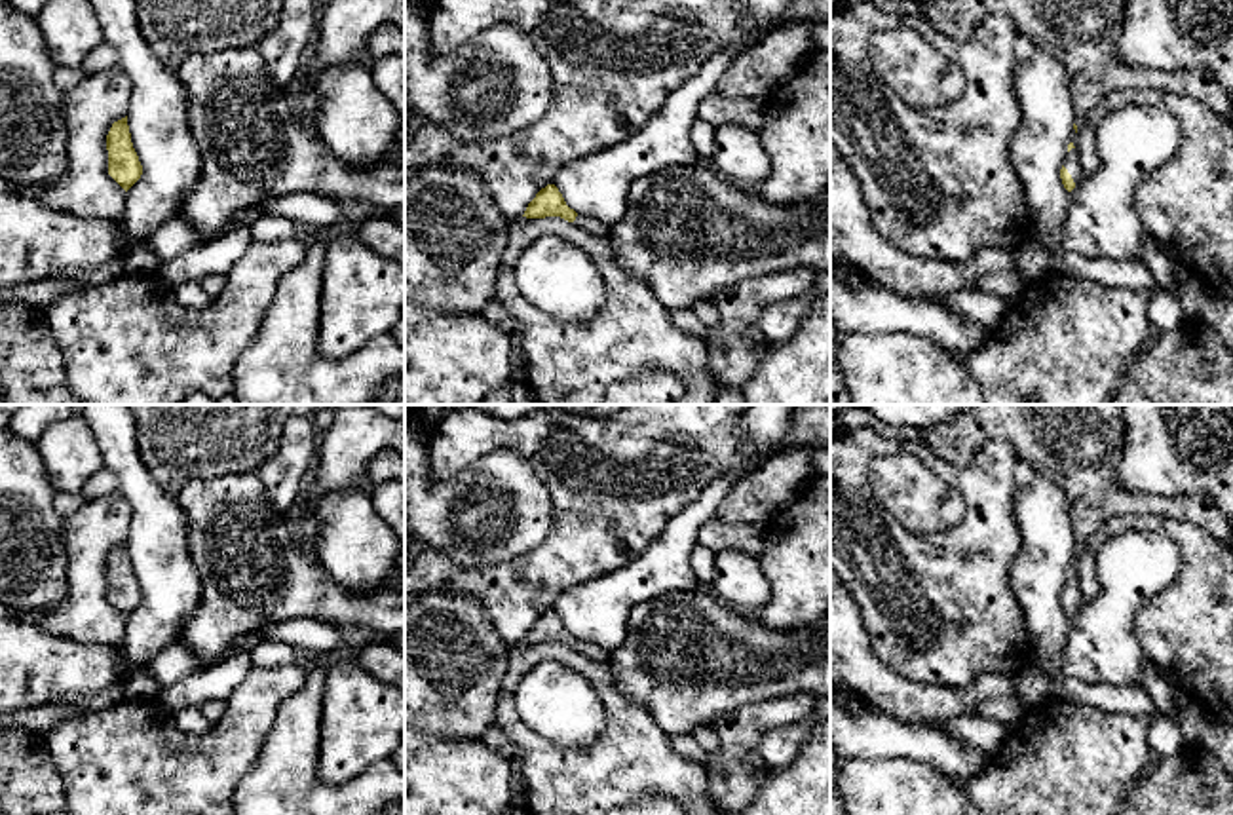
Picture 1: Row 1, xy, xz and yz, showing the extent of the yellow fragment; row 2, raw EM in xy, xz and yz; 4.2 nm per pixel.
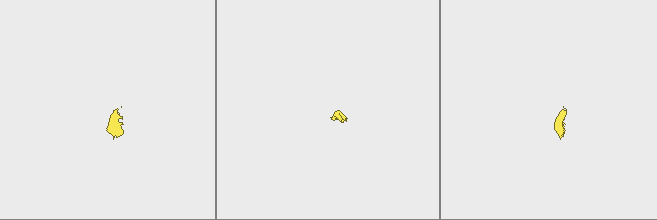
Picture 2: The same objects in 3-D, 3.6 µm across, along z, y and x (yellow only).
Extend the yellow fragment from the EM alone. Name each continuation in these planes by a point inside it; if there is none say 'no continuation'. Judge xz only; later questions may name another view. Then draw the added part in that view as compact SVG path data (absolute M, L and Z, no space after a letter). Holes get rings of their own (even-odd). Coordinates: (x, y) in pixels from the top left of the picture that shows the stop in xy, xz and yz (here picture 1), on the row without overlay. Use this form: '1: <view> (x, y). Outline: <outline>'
1: xz (595, 652). Outline: M578 640L574 646L576 652L589 657L595 663L608 663L610 652L598 644L591 644L587 640Z

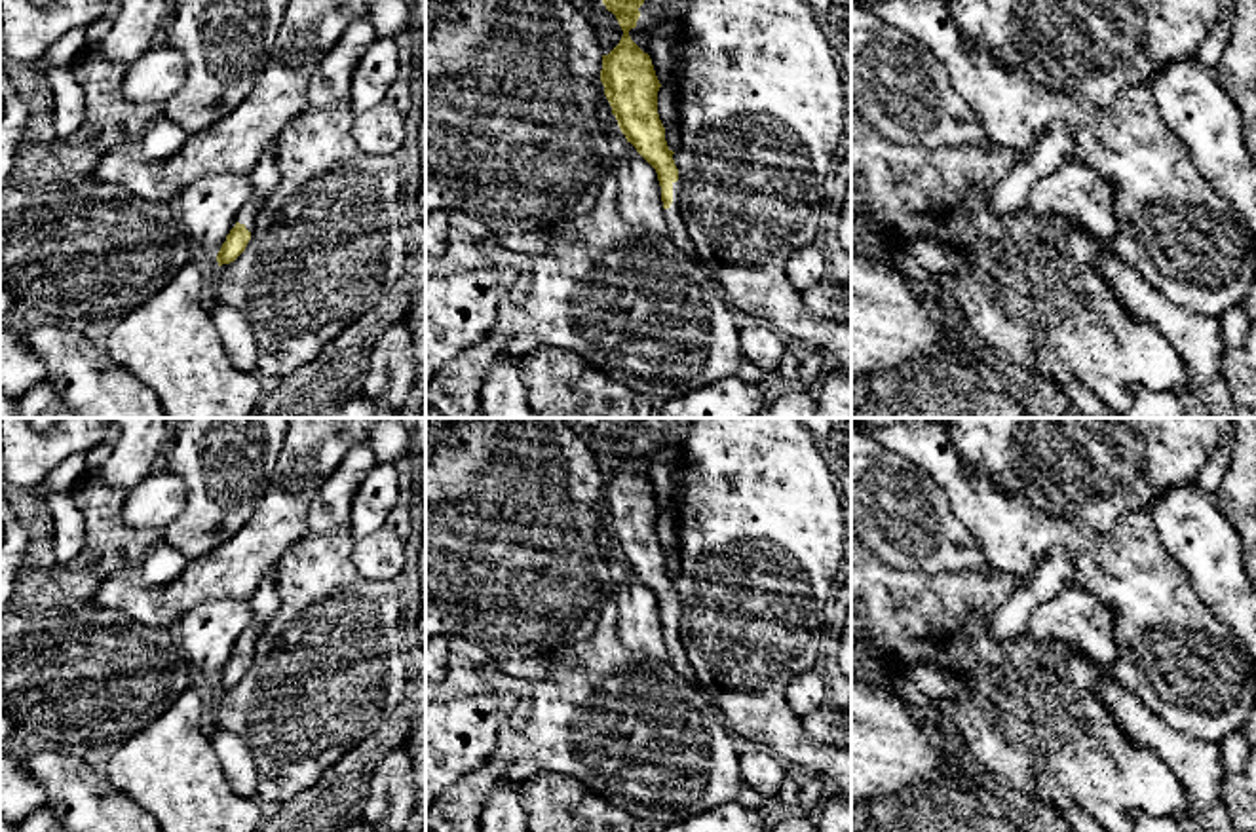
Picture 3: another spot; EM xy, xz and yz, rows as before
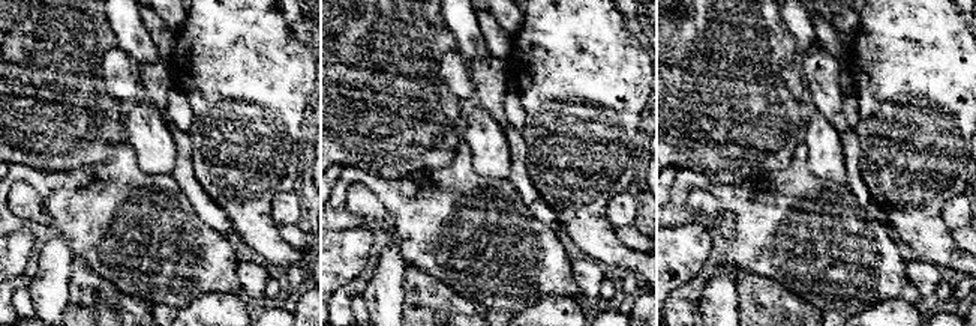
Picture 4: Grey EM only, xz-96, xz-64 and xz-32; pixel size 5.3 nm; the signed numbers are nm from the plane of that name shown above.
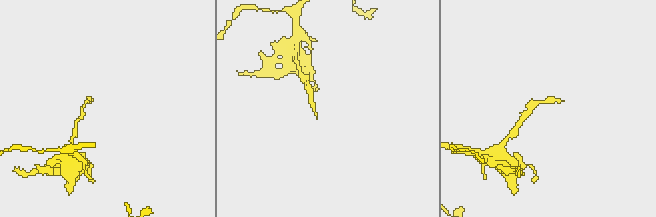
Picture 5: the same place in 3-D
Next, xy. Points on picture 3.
1: xy (249, 637). Outline: M251 625L251 627L243 633L243 636L239 638L239 642L238 642L238 648L243 650L249 657L253 655L255 642L257 642L260 631L262 631L260 627Z

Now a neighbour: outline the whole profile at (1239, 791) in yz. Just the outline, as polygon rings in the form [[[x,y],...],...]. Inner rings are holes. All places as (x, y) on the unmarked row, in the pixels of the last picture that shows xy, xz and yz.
[[[1256,748],[1237,775],[1226,777],[1222,800],[1233,832],[1256,832]]]

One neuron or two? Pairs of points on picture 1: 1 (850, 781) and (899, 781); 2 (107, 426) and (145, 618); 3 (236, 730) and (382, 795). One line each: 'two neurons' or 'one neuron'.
1: one neuron
2: one neuron
3: two neurons

